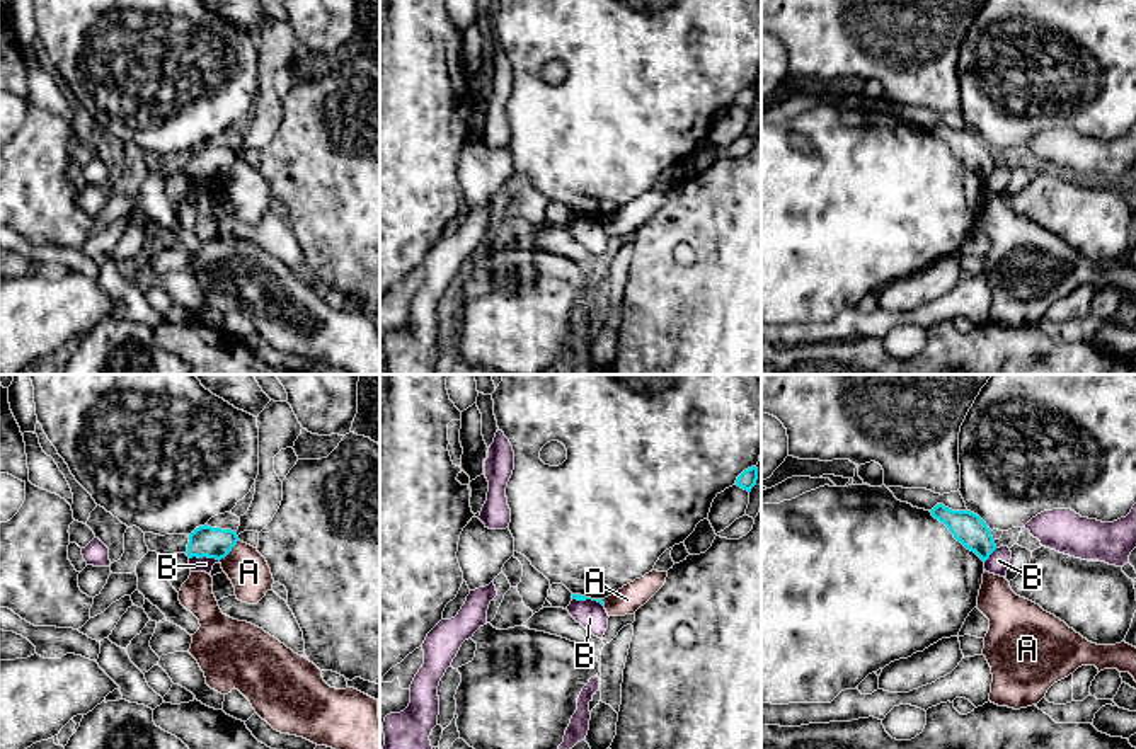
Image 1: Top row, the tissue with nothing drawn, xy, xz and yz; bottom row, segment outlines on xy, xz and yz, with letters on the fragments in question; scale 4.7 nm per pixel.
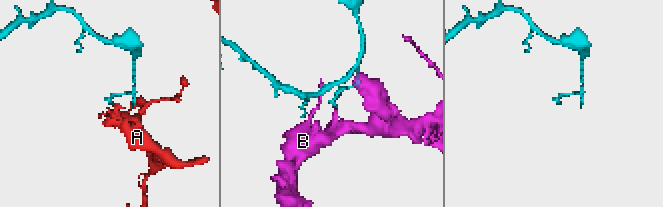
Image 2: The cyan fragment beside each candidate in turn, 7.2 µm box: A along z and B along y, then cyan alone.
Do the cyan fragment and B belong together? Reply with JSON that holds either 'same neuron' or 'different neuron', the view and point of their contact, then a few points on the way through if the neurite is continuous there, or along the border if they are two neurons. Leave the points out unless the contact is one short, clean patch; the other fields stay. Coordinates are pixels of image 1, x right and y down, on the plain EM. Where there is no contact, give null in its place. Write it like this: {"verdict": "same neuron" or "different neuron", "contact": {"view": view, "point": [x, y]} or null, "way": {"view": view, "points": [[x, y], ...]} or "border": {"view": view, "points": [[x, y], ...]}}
{"verdict": "different neuron", "contact": {"view": "xy", "point": [205, 174]}, "border": {"view": "xy", "points": [[189, 176], [215, 176], [218, 179]]}}

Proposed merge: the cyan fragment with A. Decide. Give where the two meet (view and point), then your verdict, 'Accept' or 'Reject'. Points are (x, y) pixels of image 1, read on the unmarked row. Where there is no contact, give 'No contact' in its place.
Touches cyan at xy (230, 169). Reject

